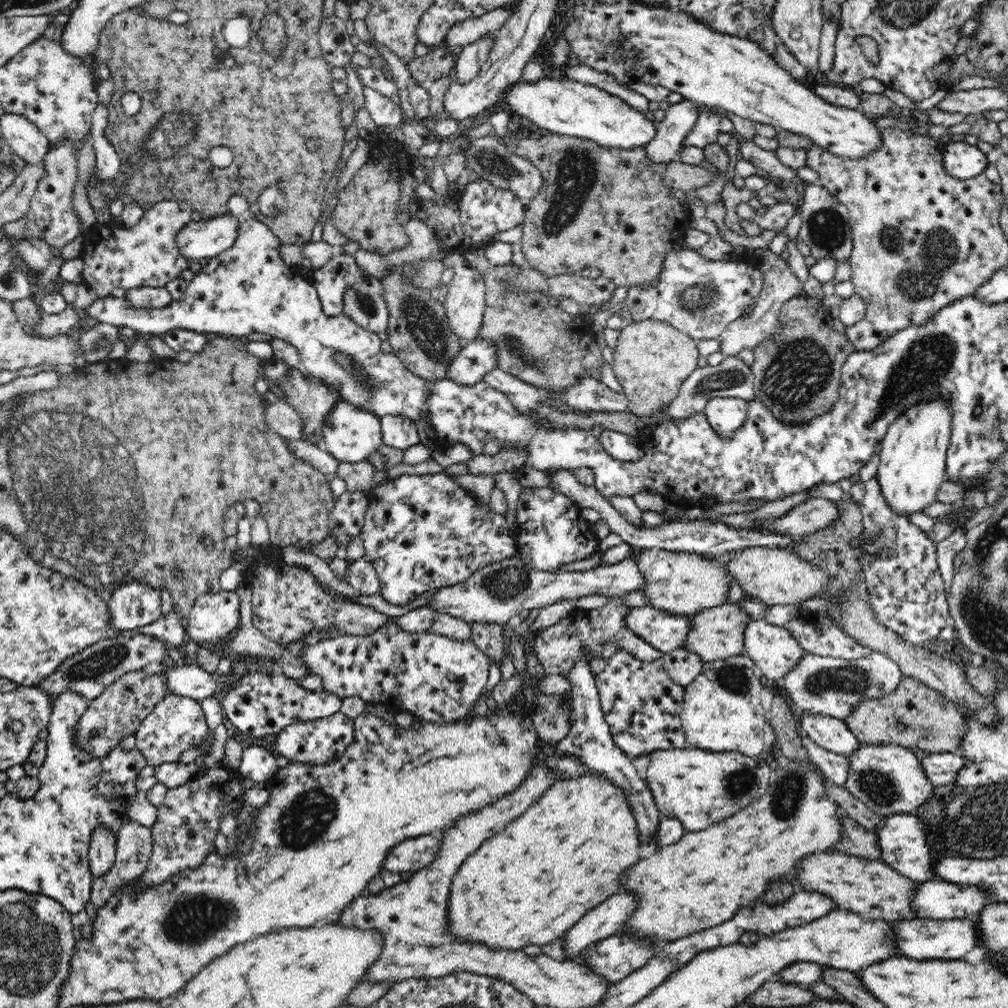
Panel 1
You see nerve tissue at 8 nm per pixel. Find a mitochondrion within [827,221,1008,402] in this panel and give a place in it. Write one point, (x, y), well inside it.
(934, 253)

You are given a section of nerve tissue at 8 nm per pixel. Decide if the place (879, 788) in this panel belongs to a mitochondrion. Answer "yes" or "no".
yes

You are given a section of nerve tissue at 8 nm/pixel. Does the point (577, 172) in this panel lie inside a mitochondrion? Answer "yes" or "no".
yes

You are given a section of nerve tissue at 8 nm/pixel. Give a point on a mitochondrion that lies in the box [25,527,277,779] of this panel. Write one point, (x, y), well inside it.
(98, 663)

